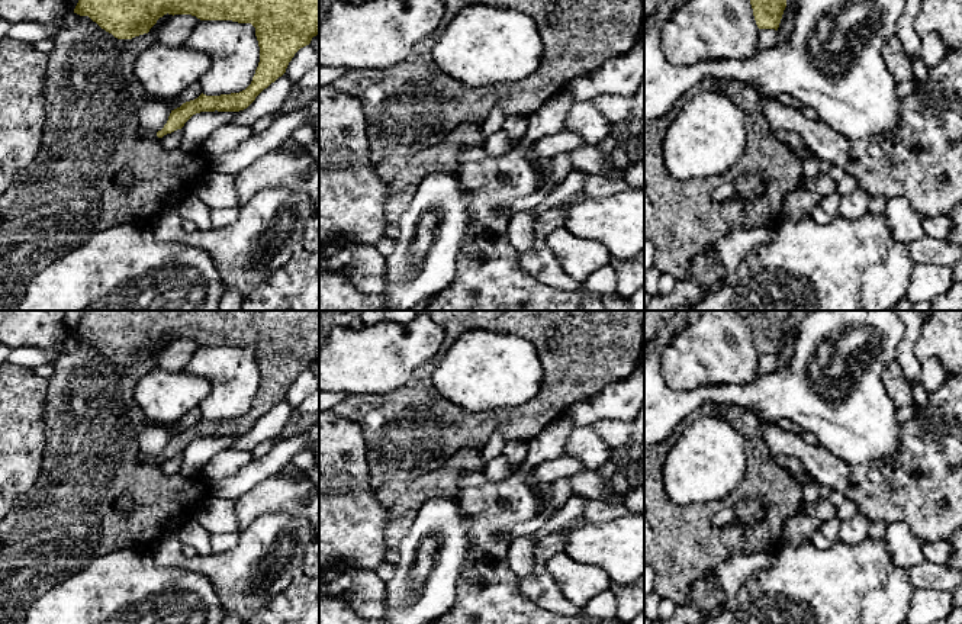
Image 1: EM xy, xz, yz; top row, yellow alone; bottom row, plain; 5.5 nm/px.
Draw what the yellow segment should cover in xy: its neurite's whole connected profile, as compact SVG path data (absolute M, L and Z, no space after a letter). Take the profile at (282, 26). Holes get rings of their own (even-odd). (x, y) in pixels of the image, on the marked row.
M78 0L74 13L89 16L102 29L118 39L132 39L148 33L164 15L192 15L200 20L232 20L251 23L260 46L260 62L251 84L239 91L221 96L200 94L171 110L167 123L158 132L141 128L139 135L147 139L161 139L164 135L181 129L184 123L200 112L239 112L247 109L255 97L286 73L295 54L319 35L319 0Z

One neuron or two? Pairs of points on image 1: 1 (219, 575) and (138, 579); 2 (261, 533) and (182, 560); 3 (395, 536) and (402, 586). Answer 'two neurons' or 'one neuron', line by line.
1: two neurons
2: one neuron
3: two neurons

